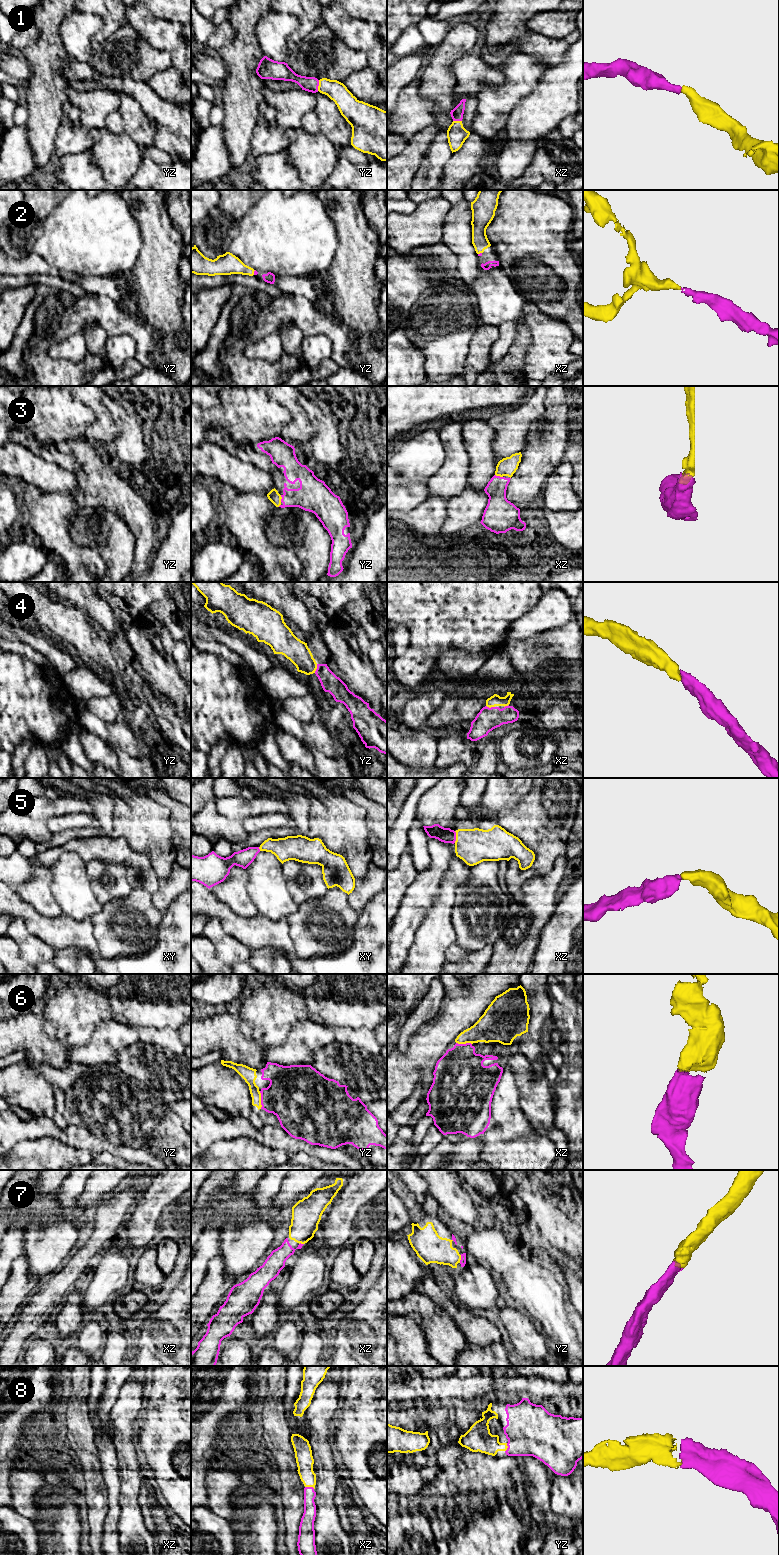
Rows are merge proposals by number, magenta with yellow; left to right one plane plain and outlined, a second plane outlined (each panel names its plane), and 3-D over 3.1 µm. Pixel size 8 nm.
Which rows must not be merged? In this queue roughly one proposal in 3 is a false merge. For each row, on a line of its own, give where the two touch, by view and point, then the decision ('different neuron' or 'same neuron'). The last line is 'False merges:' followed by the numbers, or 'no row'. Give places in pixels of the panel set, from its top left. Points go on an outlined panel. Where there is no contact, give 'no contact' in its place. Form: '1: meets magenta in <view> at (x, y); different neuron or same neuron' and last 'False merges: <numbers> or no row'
1: meets magenta in yz at (318, 85); same neuron
2: meets magenta in yz at (254, 272); same neuron
3: meets magenta in xz at (499, 476); same neuron
4: meets magenta in yz at (317, 668); same neuron
5: meets magenta in xz at (455, 837); same neuron
6: meets magenta in yz at (261, 1100); same neuron
7: meets magenta in yz at (461, 1259); same neuron
8: meets magenta in xz at (310, 1487); same neuron
False merges: no row

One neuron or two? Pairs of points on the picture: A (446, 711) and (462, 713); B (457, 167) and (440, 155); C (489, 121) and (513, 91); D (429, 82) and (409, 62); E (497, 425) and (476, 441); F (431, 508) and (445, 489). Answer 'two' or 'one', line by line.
A: one
B: two
C: one
D: two
E: two
F: two

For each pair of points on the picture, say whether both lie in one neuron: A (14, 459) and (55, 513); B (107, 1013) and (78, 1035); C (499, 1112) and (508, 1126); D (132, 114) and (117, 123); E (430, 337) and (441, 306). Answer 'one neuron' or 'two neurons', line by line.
A: two neurons
B: one neuron
C: one neuron
D: two neurons
E: one neuron

